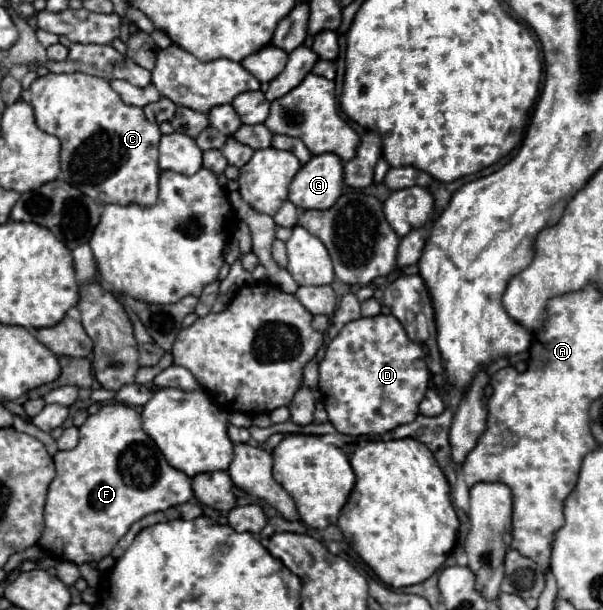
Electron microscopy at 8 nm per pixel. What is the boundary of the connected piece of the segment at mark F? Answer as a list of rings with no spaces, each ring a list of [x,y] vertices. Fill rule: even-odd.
[[[123,403],[103,405],[95,415],[89,415],[79,427],[79,445],[71,451],[59,451],[53,459],[57,475],[49,485],[45,503],[45,531],[37,545],[47,555],[61,561],[71,561],[75,565],[107,557],[135,521],[149,513],[187,503],[193,497],[191,479],[183,471],[173,469],[161,457],[155,443],[141,429],[141,415]]]

